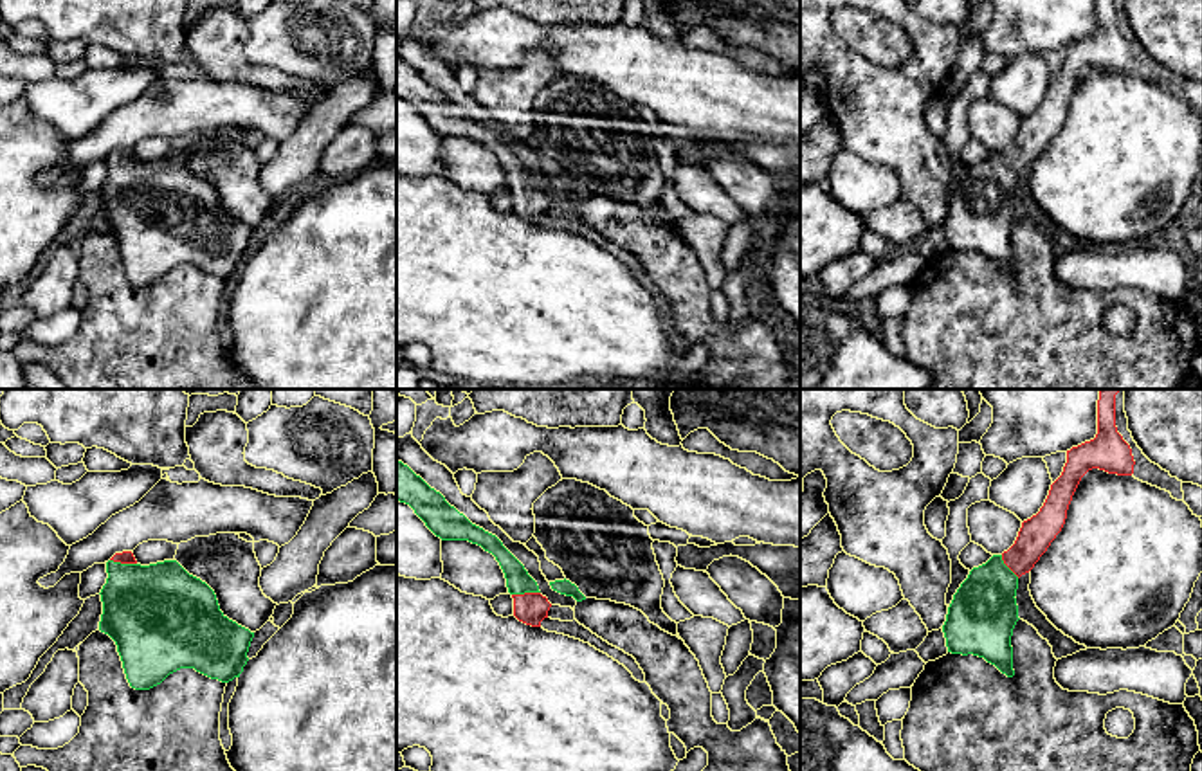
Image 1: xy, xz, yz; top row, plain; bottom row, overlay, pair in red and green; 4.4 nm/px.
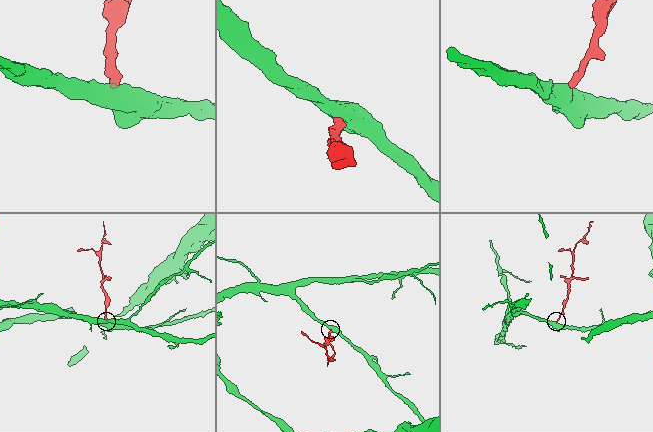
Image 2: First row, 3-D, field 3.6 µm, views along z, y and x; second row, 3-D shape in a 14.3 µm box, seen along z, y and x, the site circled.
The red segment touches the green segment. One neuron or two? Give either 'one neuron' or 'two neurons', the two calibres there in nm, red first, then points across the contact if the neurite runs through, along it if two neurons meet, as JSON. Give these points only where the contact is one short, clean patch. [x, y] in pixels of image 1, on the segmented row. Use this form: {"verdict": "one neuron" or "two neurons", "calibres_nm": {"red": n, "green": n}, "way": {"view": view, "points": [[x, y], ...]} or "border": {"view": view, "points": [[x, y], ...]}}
{"verdict": "one neuron", "calibres_nm": {"red": 140, "green": 110}, "way": {"view": "xz", "points": [[532, 607], [525, 593], [518, 580]]}}

